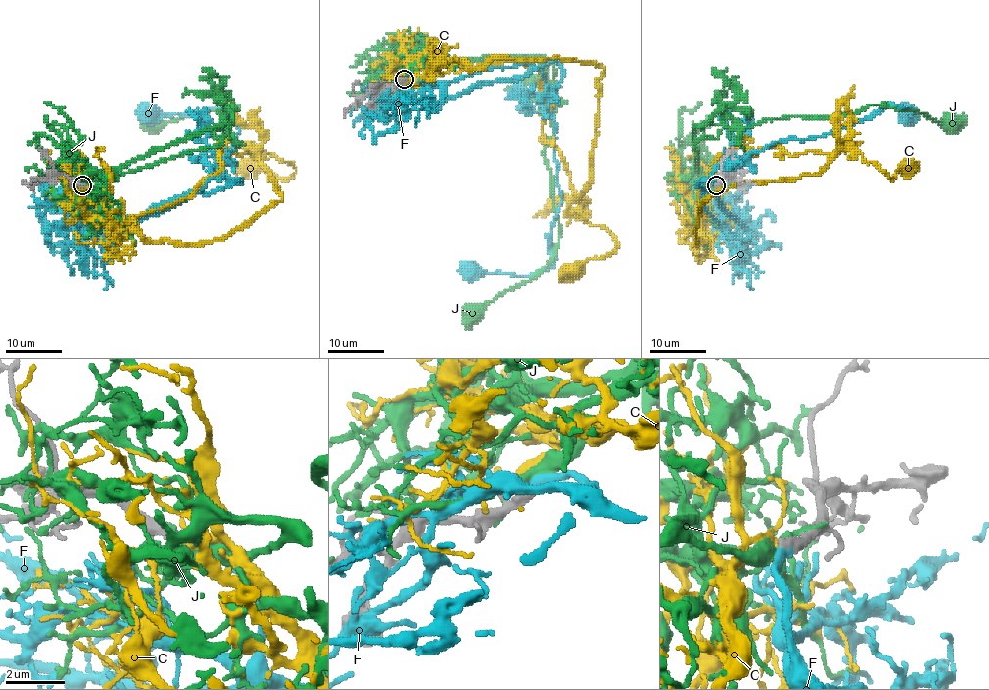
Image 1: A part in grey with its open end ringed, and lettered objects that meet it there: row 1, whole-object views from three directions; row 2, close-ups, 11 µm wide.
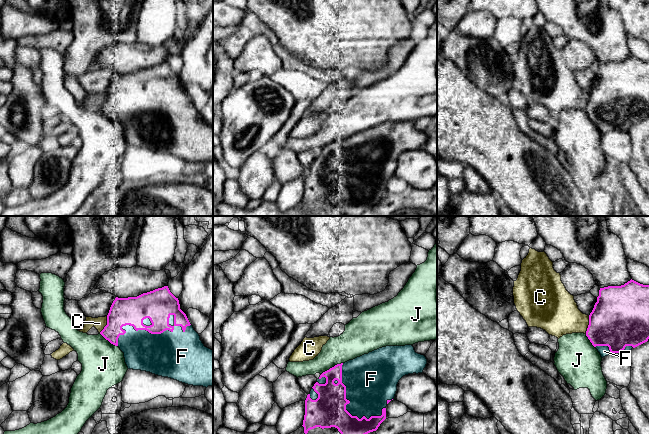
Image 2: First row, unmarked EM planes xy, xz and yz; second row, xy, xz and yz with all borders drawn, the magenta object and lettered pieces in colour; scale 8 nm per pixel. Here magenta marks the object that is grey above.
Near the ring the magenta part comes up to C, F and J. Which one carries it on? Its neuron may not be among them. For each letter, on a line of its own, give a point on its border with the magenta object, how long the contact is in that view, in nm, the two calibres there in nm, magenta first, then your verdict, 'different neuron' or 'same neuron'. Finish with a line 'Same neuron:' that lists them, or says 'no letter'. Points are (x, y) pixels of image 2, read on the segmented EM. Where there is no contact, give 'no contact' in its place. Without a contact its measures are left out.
C: meets magenta in yz at (588, 325); contact 150 nm long; 440 nm thick on the magenta side, 320 nm on the other; different neuron
F: meets magenta in xy at (147, 330); contact 600 nm long; 260 nm thick on the magenta side, 360 nm on the other; same neuron
J: meets magenta in xz at (332, 367); contact 200 nm long; 220 nm thick on the magenta side, 220 nm on the other; different neuron
Same neuron: F

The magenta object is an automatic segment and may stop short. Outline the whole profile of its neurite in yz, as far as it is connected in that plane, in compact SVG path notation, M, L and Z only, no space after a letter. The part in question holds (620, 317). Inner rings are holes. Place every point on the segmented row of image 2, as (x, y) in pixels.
M631 279L621 286L600 288L597 302L589 315L586 336L602 358L612 353L628 356L633 348L647 342L649 339L649 285L643 285Z

